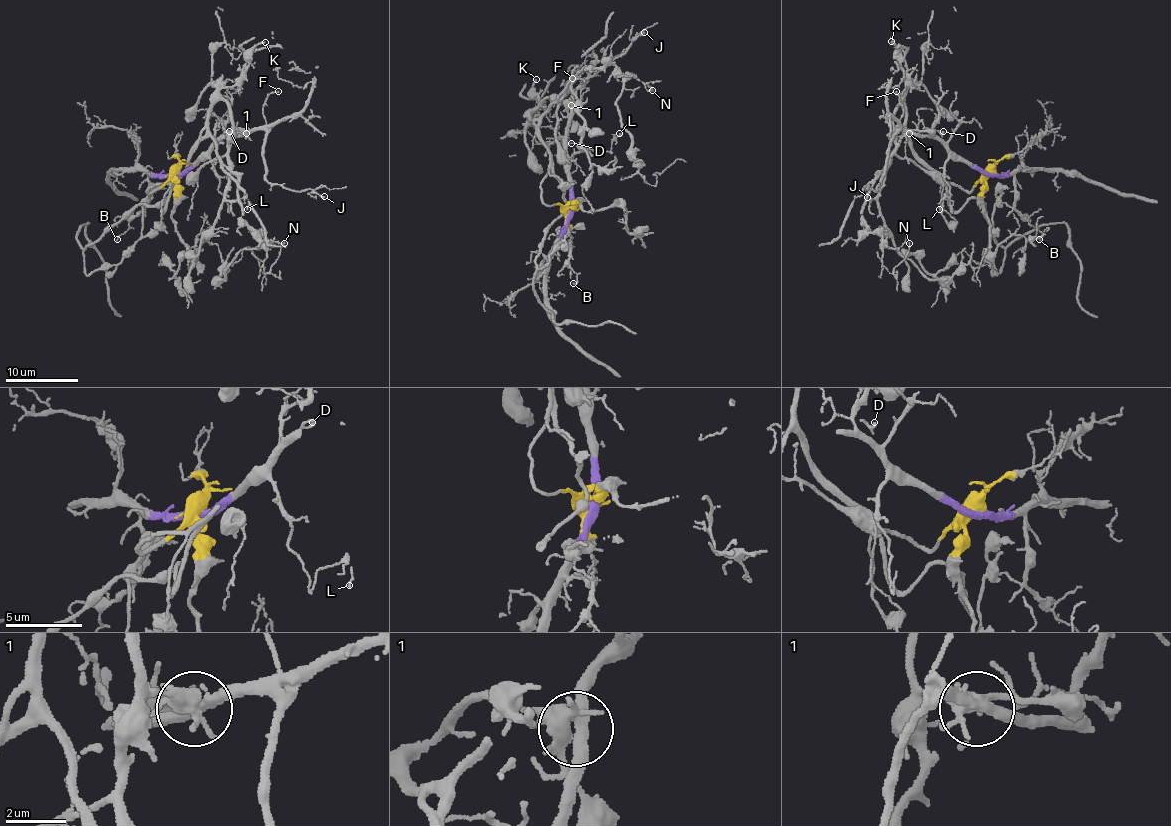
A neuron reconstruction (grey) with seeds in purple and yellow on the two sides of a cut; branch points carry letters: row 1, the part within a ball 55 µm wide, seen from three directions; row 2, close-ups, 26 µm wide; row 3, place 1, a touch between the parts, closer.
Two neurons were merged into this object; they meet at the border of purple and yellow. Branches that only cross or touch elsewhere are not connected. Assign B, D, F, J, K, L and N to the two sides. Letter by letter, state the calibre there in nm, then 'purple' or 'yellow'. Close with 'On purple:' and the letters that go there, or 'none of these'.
B: 120 nm | purple
D: 110 nm | yellow
F: 100 nm | purple
J: 150 nm | purple
K: 170 nm | yellow
L: 120 nm | purple
N: 100 nm | yellow
On purple: B, F, J, L

